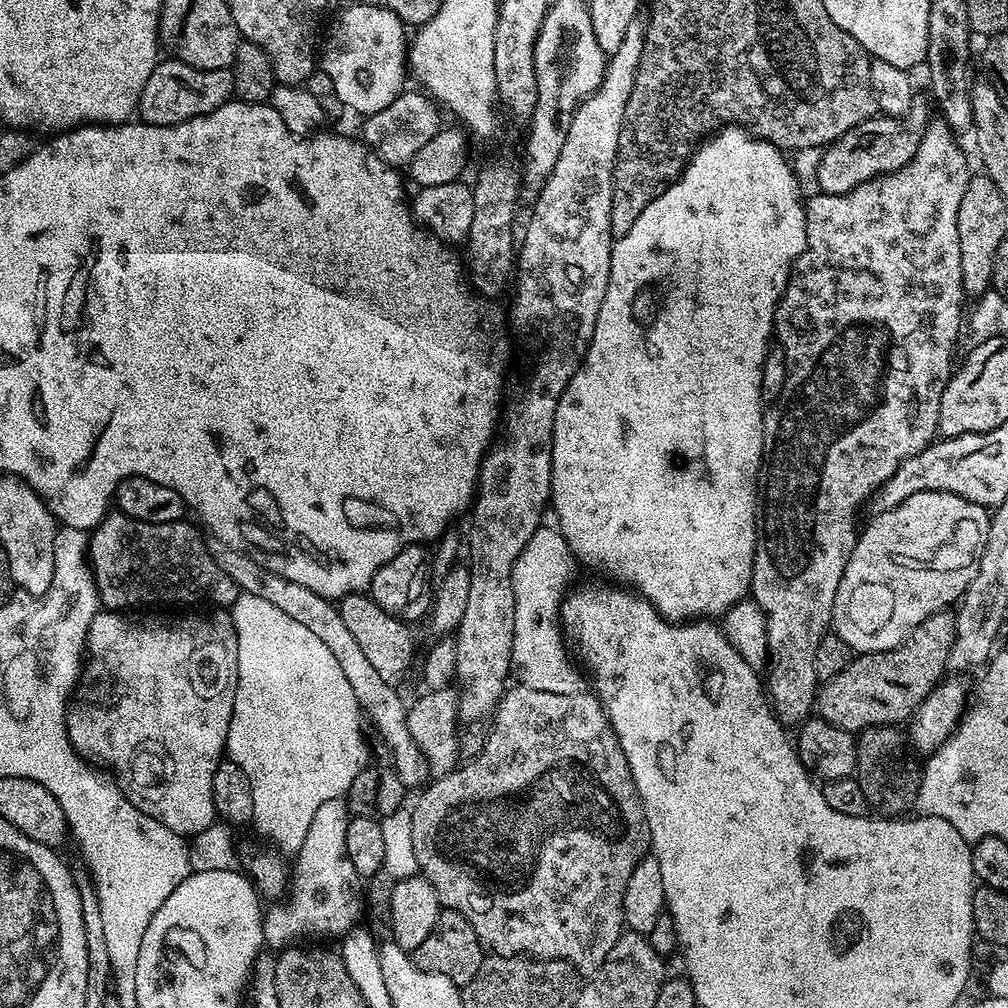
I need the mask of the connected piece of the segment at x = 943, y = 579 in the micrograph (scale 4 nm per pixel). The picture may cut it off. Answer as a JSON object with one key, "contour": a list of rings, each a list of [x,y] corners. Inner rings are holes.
{"contour":[[[923,492],[906,498],[906,502],[894,506],[889,512],[879,513],[872,519],[876,520],[870,521],[865,528],[863,525],[856,545],[852,547],[852,553],[846,562],[846,570],[842,574],[842,582],[838,582],[838,594],[834,598],[834,606],[832,607],[831,631],[838,638],[842,638],[842,642],[846,642],[849,649],[856,654],[885,652],[891,648],[897,648],[919,624],[926,622],[926,618],[930,618],[935,612],[951,609],[963,597],[964,591],[967,590],[970,582],[976,576],[976,565],[980,563],[980,555],[986,546],[990,512],[983,504],[975,504],[966,498],[955,496],[949,492]]]}

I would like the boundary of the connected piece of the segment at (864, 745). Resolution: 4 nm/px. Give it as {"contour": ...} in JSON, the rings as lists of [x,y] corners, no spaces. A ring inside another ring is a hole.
{"contour":[[[881,726],[879,728],[866,728],[859,733],[856,742],[856,771],[854,778],[858,786],[862,786],[862,794],[866,794],[866,802],[870,805],[873,813],[884,818],[896,818],[910,806],[916,804],[917,785],[912,784],[912,764],[908,761],[909,749],[906,747],[906,740],[903,735],[896,733],[897,729],[892,726]]]}

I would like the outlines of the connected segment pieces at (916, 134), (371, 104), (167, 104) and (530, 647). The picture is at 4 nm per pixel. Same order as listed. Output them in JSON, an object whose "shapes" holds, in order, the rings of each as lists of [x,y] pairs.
{"shapes":[[[[877,114],[872,119],[854,126],[846,134],[842,134],[819,153],[817,162],[817,186],[823,194],[846,194],[854,190],[862,182],[875,180],[885,172],[897,172],[914,158],[920,145],[922,132],[919,127],[912,127],[903,119],[885,114]]],[[[357,2],[341,14],[328,40],[328,46],[325,50],[323,47],[320,66],[322,71],[329,74],[345,109],[367,118],[380,113],[401,95],[406,74],[408,75],[408,33],[405,31],[407,32],[406,26],[394,11],[376,5]]],[[[175,58],[161,59],[156,69],[146,82],[146,90],[142,90],[138,116],[145,124],[157,124],[170,128],[174,124],[182,124],[190,118],[198,118],[218,110],[218,106],[233,99],[232,74],[227,68],[218,70],[202,70],[183,64]]],[[[541,526],[523,548],[512,571],[515,596],[512,674],[523,687],[546,693],[570,694],[578,690],[580,678],[562,648],[564,586],[572,576],[573,557],[565,538],[555,527]]]]}

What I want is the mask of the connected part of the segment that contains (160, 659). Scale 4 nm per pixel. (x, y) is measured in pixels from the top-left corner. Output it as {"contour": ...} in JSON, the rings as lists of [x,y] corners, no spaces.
{"contour":[[[100,610],[90,622],[87,663],[68,709],[68,737],[77,756],[113,768],[121,776],[124,797],[139,812],[160,820],[179,836],[193,838],[217,819],[212,783],[226,756],[238,674],[232,617],[227,611],[177,620],[172,616],[131,620],[128,616],[120,610]]]}

